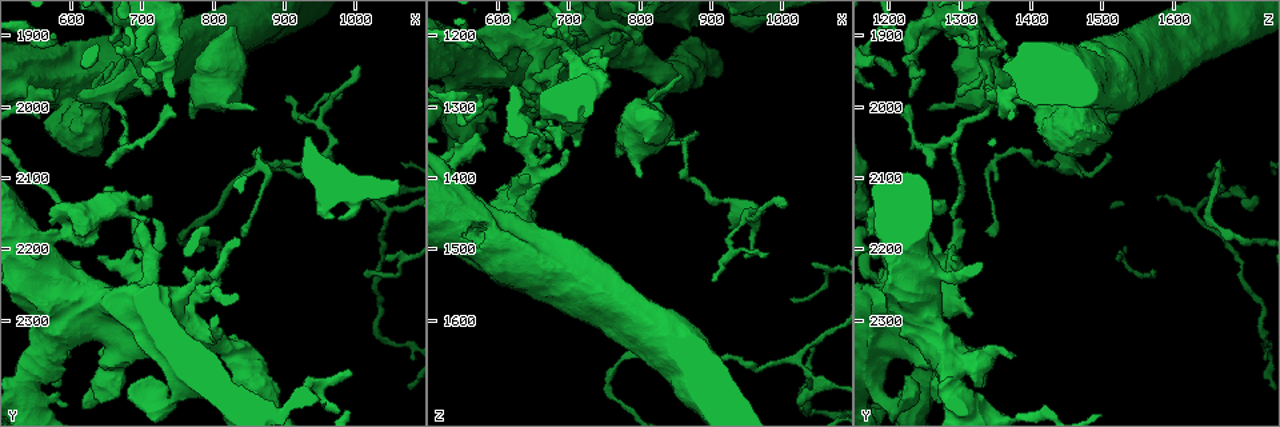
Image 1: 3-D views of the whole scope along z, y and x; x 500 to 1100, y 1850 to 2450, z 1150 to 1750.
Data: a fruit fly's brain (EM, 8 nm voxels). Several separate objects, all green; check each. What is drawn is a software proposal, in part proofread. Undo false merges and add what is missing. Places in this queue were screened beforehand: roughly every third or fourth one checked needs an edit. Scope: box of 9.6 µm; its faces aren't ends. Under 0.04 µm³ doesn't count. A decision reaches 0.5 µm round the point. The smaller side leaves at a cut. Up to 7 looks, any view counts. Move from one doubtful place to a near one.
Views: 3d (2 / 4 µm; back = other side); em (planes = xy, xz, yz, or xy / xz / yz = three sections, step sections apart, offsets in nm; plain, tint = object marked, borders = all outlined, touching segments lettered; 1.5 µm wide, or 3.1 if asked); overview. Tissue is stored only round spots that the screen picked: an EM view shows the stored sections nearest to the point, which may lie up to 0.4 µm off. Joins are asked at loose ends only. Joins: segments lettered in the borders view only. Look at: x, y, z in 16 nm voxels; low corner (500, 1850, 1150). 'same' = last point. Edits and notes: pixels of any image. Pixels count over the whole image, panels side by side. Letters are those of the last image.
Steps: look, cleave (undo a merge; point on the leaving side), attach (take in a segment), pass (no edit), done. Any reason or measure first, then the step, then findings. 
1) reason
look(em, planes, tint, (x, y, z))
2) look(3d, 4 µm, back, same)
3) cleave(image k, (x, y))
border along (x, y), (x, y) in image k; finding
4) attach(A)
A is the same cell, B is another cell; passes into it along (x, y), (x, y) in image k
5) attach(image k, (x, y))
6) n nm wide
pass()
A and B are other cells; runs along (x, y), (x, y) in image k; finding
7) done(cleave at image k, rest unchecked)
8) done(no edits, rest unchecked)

free end
look(em, planes, plain, (770, 2015, 1370))

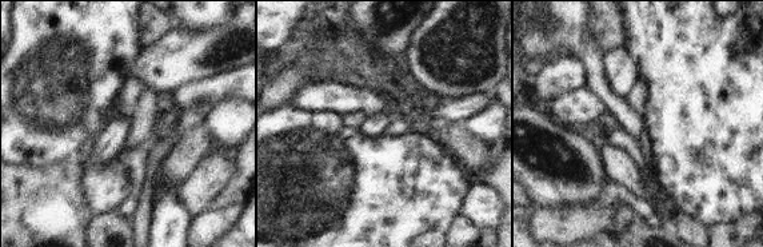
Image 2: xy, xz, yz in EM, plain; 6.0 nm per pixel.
see the neighbours
look(em, planes, borders, same)

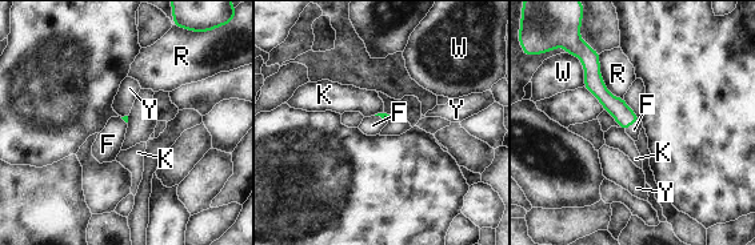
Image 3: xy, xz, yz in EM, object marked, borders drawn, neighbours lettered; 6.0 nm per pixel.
R touches over 320 nm
attach(F)
F is the same cell, K, R, W and Y are other cells; it goes on there

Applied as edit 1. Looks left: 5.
an open end
look(3d, 2 µm, (1000, 1940, 1435))

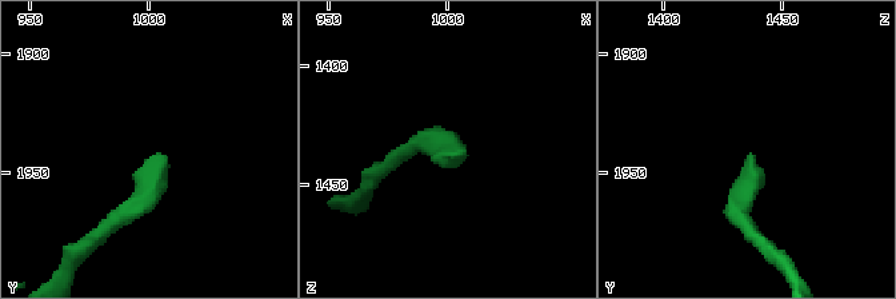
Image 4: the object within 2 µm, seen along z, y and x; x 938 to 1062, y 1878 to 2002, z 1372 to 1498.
shape alone is not enough
look(em, xz, step 4, tint, (1005, 1942, 1436))

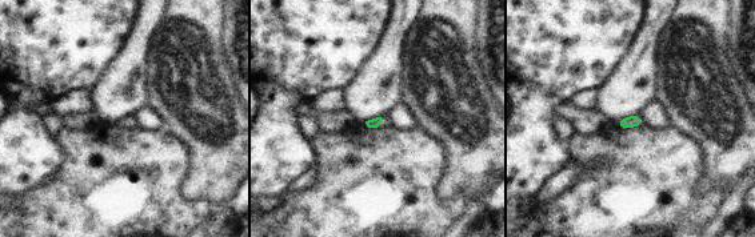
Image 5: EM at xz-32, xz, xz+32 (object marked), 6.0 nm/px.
look(em, planes, borders, same)

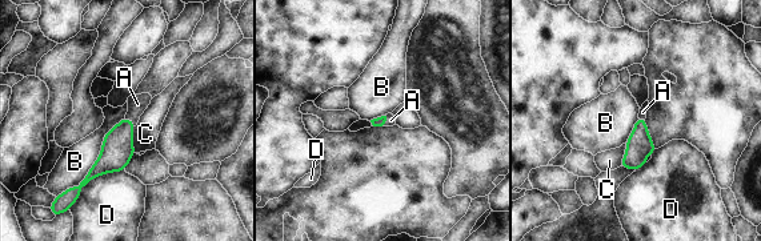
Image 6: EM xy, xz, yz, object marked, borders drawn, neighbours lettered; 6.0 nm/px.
attach(A)
A is the same cell, B, C and D are other cells; passes into it along (117, 149), (129, 120), (137, 104) in image 6; it goes on there

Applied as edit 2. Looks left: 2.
done(attach at image 3, attach at image 6, rest unchecked)

